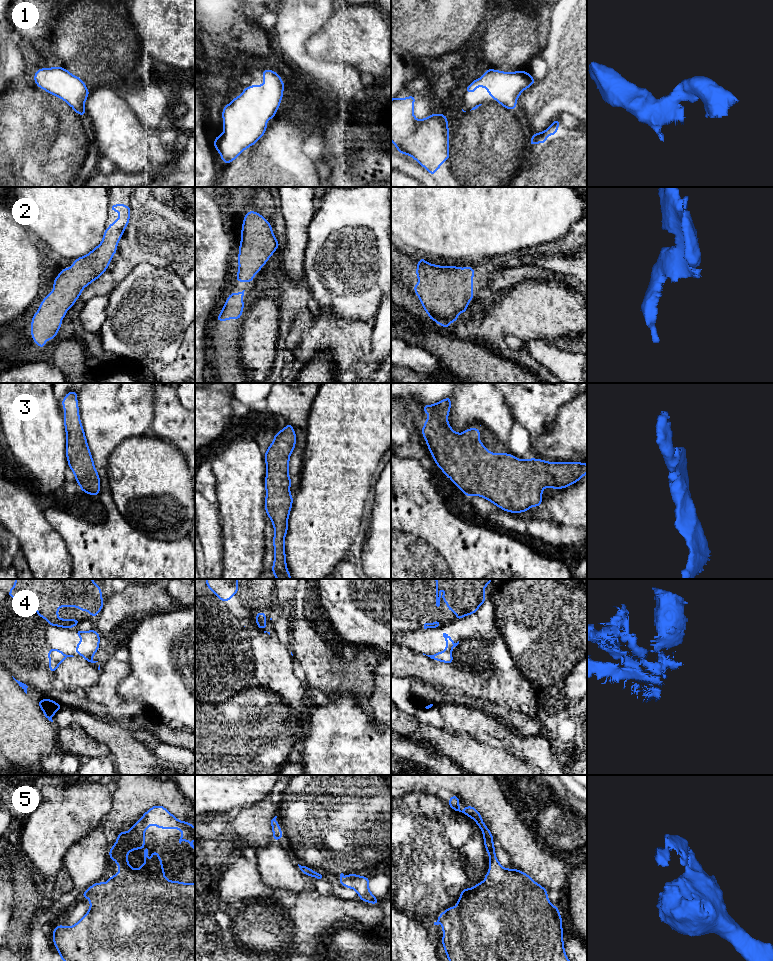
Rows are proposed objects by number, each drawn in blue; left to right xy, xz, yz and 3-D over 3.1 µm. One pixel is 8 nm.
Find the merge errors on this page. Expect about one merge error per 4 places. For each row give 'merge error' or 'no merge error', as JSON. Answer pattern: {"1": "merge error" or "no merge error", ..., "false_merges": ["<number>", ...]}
{"1": "no merge error", "2": "no merge error", "3": "no merge error", "4": "merge error", "5": "no merge error", "false_merges": ["4"]}

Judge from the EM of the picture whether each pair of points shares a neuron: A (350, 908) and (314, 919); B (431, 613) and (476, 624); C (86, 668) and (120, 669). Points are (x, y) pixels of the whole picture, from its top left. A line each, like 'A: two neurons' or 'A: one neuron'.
A: one neuron
B: two neurons
C: two neurons

